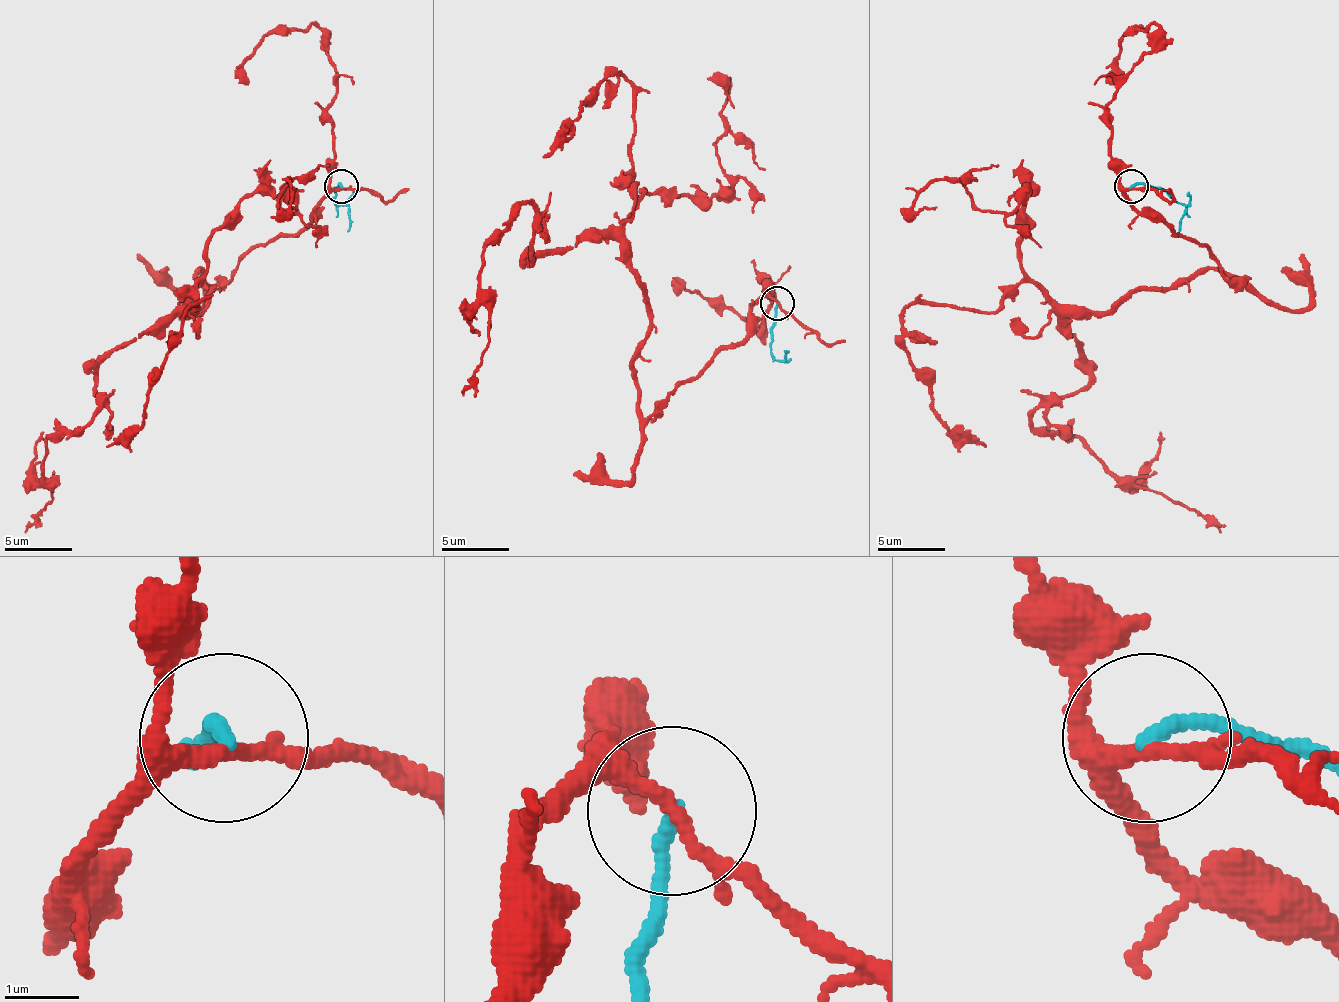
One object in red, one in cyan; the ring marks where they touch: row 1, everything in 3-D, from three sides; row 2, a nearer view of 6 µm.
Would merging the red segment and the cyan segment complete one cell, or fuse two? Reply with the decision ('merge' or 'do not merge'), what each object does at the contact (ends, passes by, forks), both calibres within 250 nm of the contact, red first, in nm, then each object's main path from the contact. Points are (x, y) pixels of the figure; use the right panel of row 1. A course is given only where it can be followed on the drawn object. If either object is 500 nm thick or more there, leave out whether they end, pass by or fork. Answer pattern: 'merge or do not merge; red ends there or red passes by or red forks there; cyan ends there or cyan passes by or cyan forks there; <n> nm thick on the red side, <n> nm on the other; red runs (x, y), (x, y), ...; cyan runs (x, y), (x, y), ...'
do not merge; red forks there; cyan ends there; 170 nm thick on the red side, 200 nm on the other; red runs (1132, 187), (1135, 207), (1247, 282), (1196, 268), (1071, 312), (1085, 386), (1031, 420), (1223, 528); cyan runs (1132, 187), (1162, 187), (1179, 204), (1186, 204), (1189, 207), (1179, 231)

